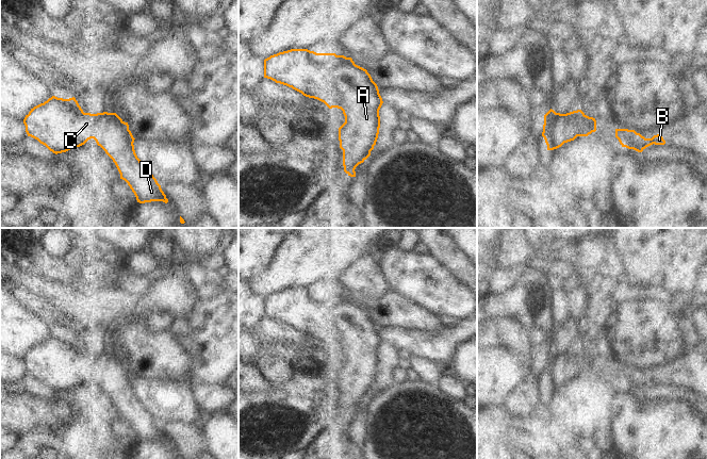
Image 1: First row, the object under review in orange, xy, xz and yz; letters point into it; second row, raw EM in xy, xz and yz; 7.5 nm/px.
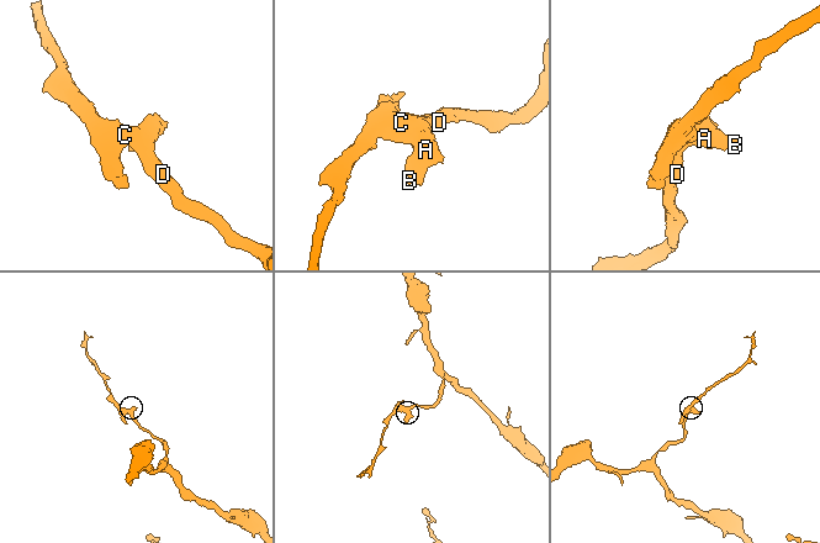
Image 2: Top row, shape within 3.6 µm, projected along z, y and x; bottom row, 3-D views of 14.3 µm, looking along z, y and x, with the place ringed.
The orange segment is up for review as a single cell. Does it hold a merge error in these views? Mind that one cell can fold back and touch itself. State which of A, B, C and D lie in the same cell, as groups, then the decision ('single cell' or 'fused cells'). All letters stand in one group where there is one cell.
A B D / C; fused cells

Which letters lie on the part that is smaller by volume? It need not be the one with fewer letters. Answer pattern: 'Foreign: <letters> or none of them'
Foreign: C

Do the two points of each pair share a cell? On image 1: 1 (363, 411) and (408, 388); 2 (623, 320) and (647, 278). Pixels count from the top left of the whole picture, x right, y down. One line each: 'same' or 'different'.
1: different
2: different

